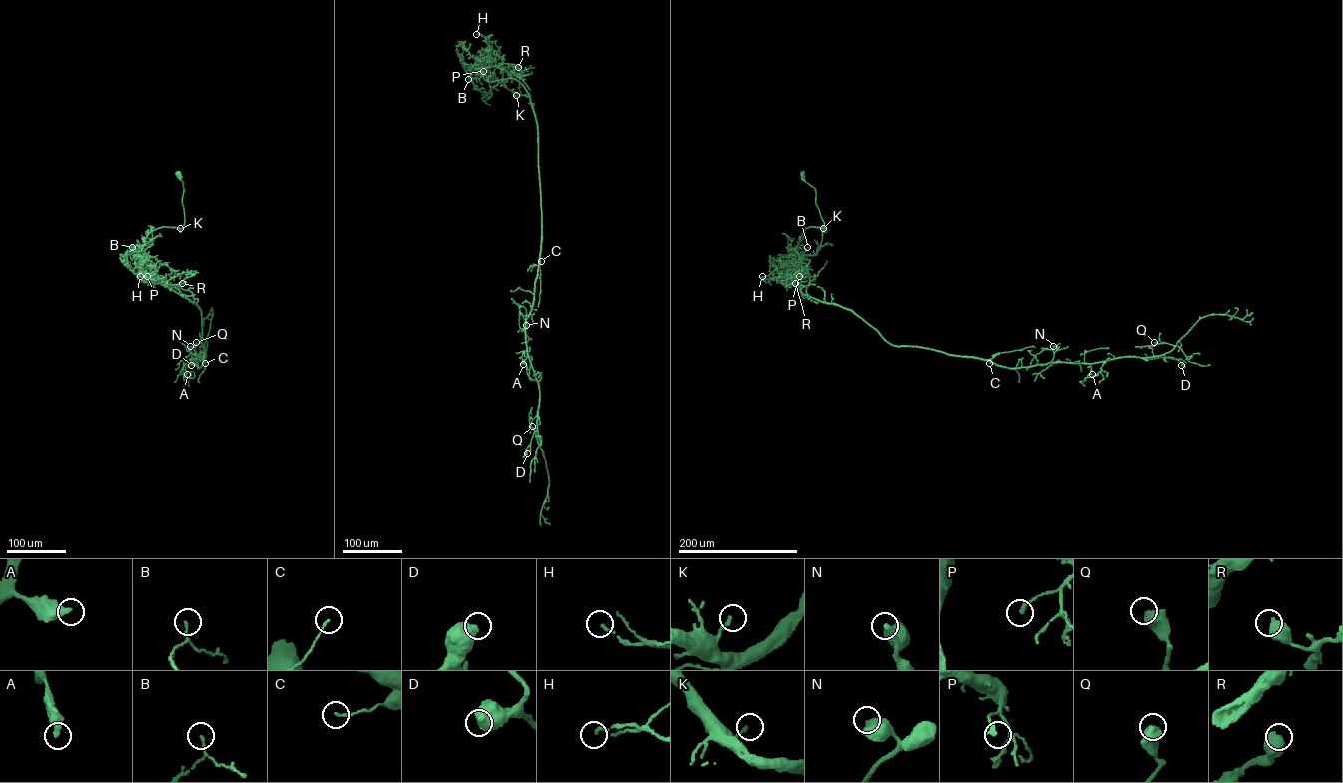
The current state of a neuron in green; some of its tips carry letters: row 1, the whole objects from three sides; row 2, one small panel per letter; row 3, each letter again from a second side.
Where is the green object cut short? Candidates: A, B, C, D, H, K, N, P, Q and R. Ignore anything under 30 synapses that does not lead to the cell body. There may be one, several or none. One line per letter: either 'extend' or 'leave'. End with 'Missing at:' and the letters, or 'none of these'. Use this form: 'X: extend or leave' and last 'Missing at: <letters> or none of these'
A: leave
B: leave
C: leave
D: leave
H: leave
K: leave
N: leave
P: leave
Q: leave
R: leave
Missing at: none of these

